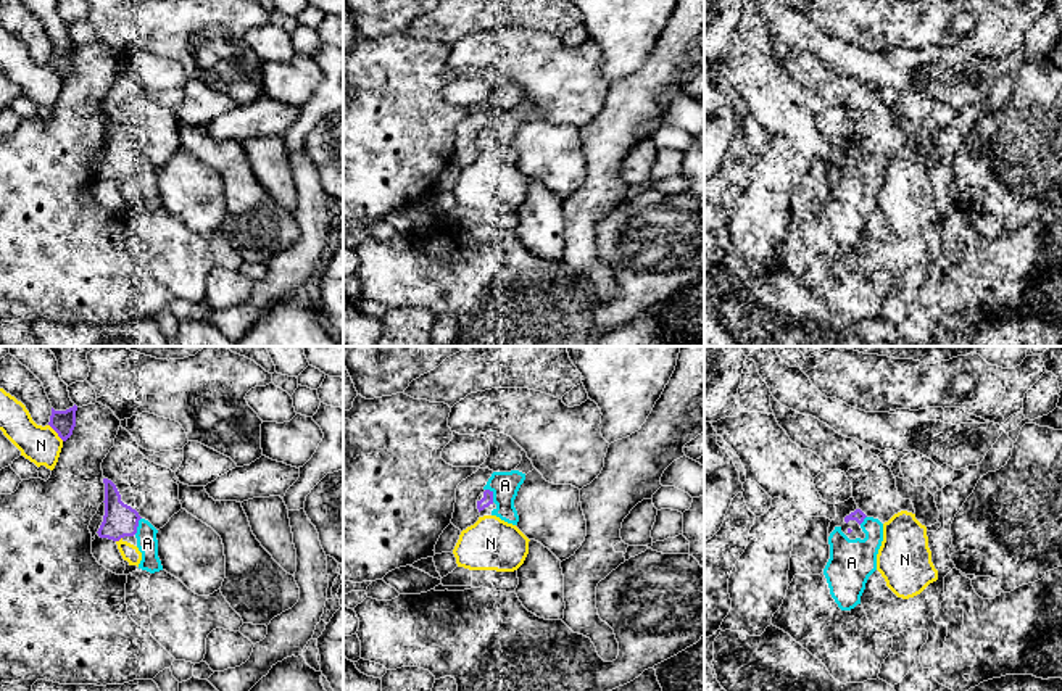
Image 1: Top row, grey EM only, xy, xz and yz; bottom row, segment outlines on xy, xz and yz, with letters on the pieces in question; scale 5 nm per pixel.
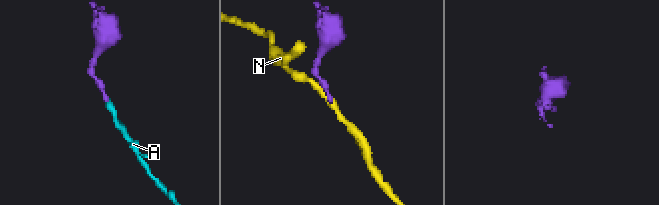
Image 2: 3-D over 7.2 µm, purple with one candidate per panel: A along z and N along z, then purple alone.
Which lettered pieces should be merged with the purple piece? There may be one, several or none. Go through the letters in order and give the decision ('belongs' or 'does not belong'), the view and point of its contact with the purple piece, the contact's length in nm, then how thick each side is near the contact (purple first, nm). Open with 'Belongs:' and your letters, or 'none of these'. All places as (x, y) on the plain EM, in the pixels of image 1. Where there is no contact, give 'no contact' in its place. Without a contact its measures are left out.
Belongs: A
A: belongs; meets purple in xz at (492, 134); contact 80 nm long; 60 nm thick on the purple side, 140 nm on the other
N: does not belong; meets purple in xy at (55, 70); contact 120 nm long; 120 nm thick on the purple side, 190 nm on the other

